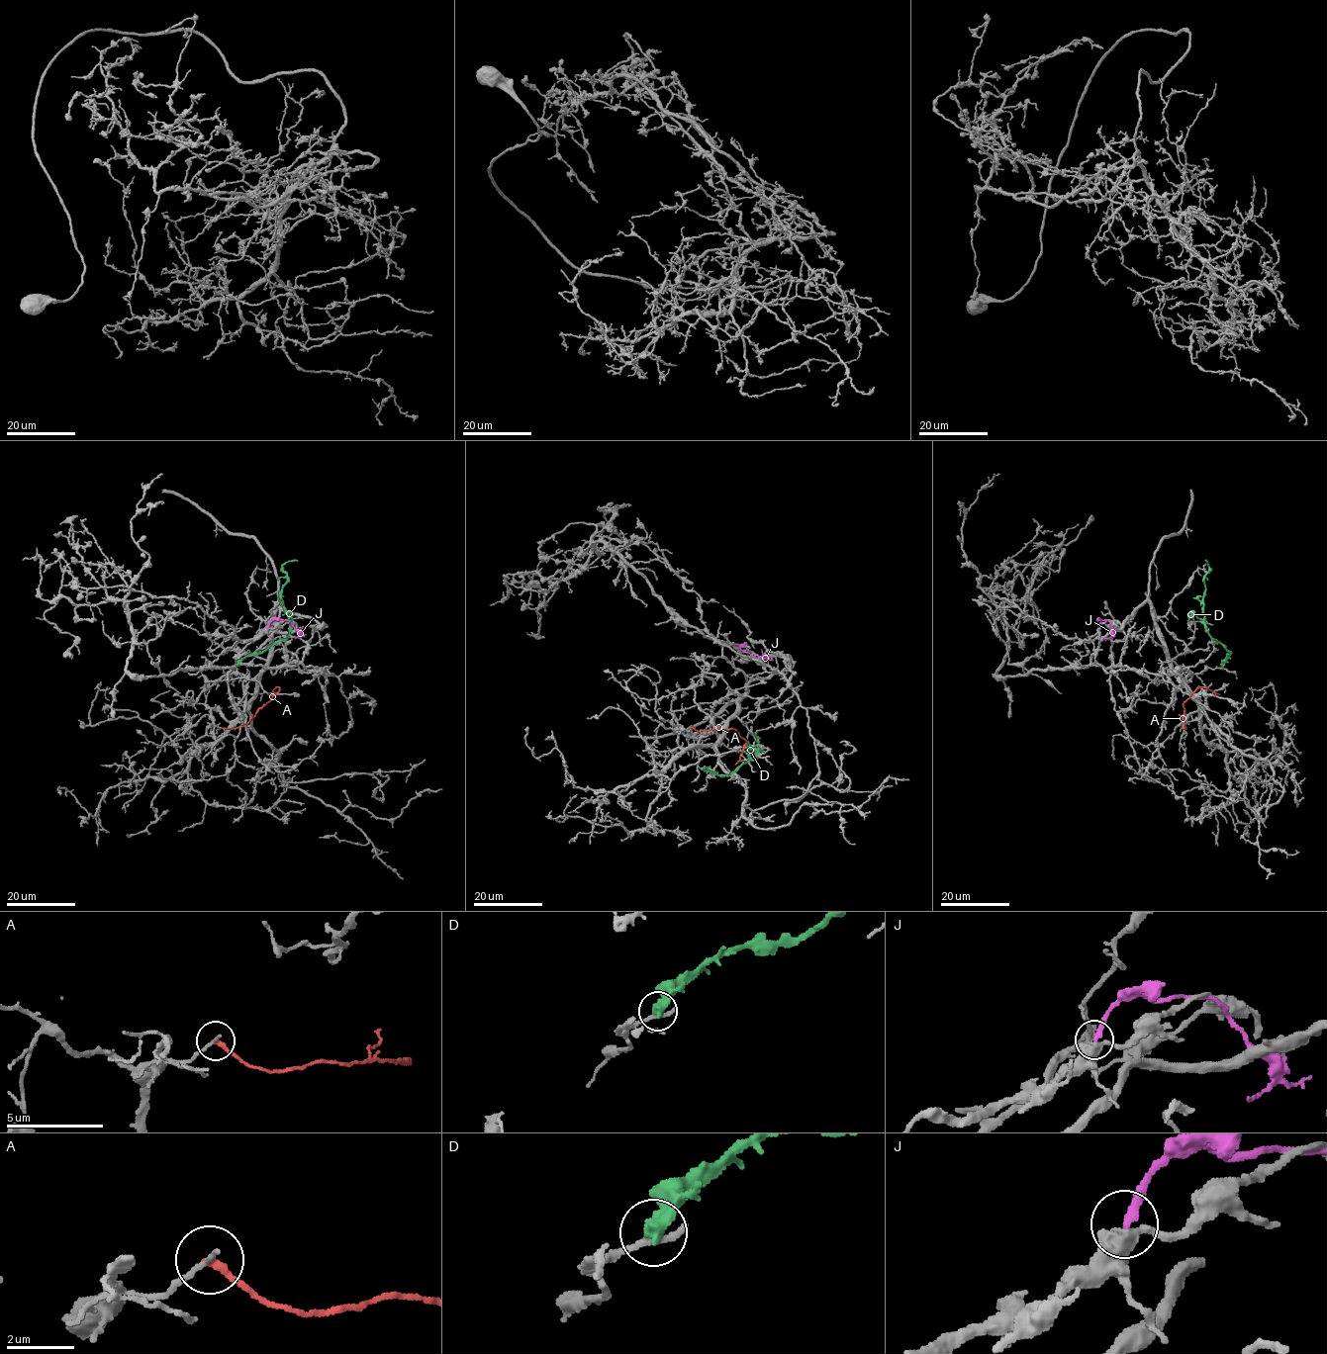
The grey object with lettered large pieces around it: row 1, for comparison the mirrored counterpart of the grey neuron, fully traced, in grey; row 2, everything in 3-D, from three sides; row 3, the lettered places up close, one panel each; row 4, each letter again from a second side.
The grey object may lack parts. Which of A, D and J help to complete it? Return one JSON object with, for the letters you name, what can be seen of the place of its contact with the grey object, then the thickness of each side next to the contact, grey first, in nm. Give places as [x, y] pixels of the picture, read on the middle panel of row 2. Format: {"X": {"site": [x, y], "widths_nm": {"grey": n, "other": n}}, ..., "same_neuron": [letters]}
{"same_neuron": []}

